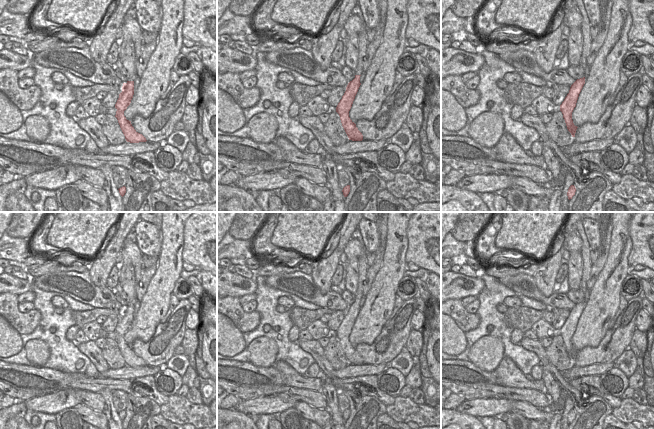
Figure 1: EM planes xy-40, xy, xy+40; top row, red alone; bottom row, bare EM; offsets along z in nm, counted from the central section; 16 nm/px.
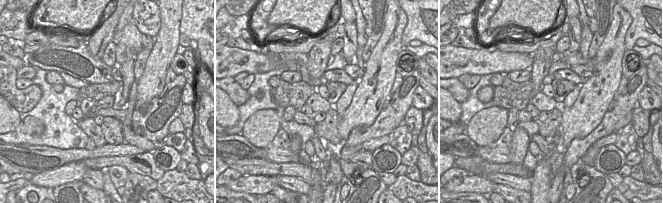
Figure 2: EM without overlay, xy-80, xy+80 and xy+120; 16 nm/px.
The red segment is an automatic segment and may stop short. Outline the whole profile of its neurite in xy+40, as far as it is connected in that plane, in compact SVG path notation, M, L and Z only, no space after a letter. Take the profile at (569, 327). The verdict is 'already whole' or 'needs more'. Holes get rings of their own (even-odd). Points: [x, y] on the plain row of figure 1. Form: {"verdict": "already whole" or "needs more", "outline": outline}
{"verdict": "already whole", "outline": "M585 301L577 303L570 311L569 317L565 321L564 325L560 329L560 335L563 338L568 355L571 357L572 361L575 361L577 350L574 349L572 344L572 336L576 331L576 327L579 318L585 308Z"}

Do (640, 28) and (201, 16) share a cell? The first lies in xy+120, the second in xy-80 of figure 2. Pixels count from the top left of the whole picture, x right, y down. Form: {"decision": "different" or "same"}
{"decision": "same"}

